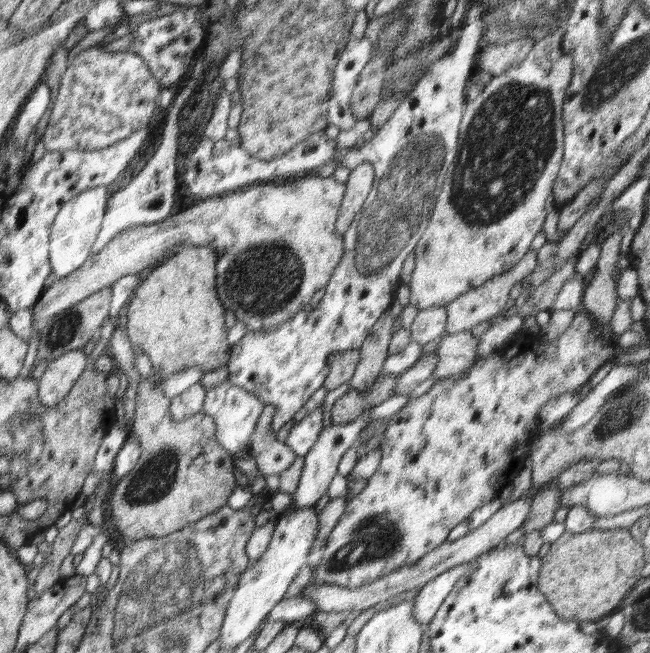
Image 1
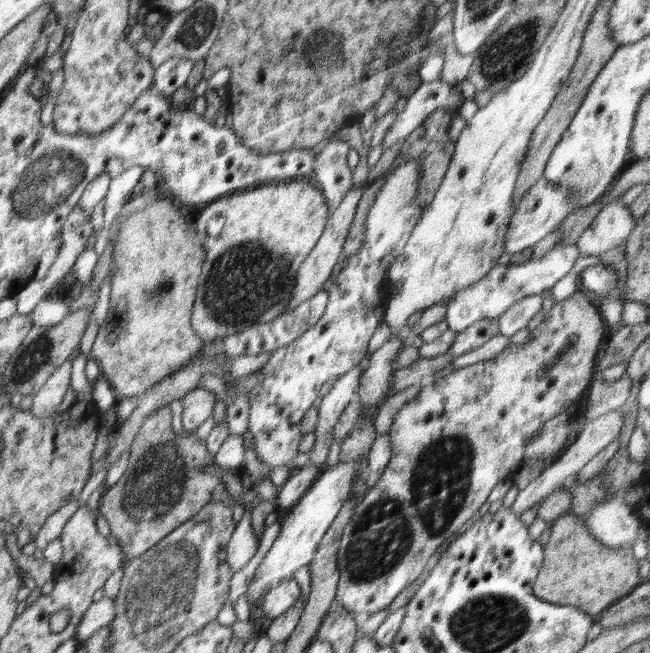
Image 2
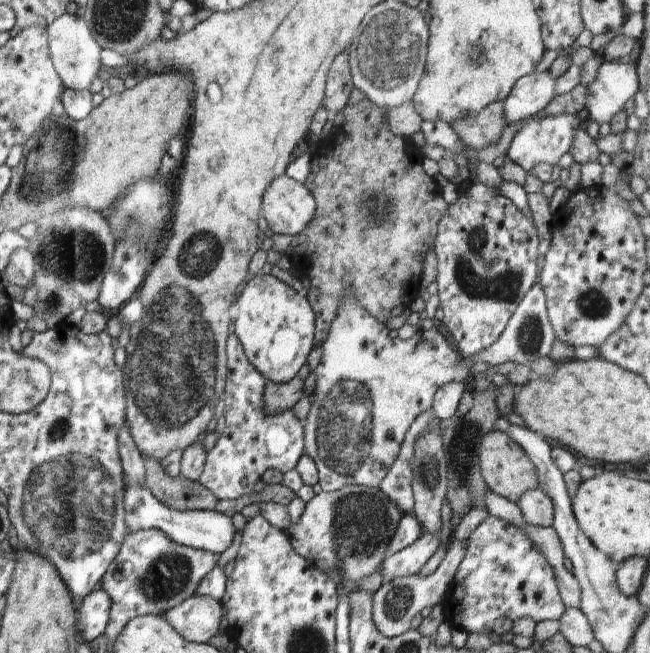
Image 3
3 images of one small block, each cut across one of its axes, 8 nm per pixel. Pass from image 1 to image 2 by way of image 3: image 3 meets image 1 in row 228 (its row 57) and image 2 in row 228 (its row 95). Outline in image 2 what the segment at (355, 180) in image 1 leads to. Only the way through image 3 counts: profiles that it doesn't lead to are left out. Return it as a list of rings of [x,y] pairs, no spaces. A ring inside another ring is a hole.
[[[366,182],[365,186],[351,188],[346,192],[346,195],[344,195],[344,199],[342,199],[338,208],[328,217],[326,228],[324,228],[322,236],[320,236],[318,242],[316,242],[316,247],[310,252],[306,261],[300,265],[298,272],[296,272],[296,285],[294,286],[292,296],[290,296],[290,300],[288,300],[288,306],[286,306],[285,312],[292,312],[294,308],[301,305],[302,302],[310,299],[310,297],[322,290],[324,282],[331,278],[334,266],[342,260],[344,242],[346,242],[346,238],[348,238],[348,232],[350,226],[352,226],[358,202],[360,202],[360,198],[362,198],[362,194],[364,194],[368,185]]]

